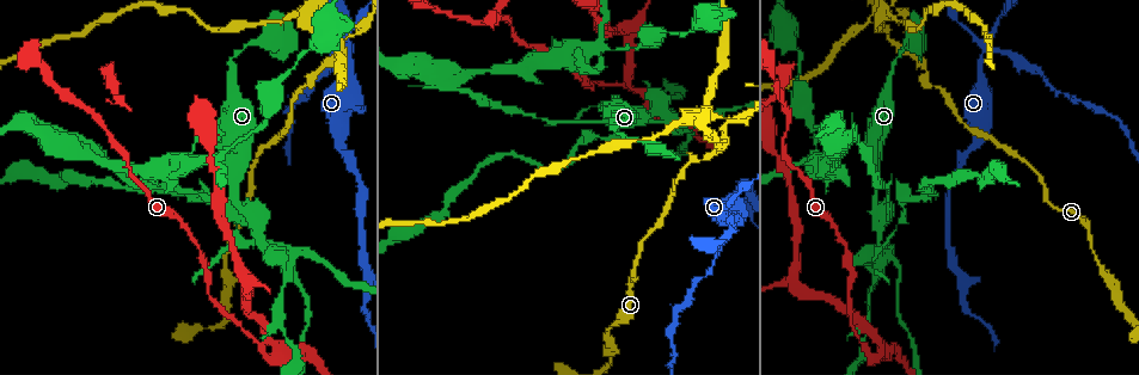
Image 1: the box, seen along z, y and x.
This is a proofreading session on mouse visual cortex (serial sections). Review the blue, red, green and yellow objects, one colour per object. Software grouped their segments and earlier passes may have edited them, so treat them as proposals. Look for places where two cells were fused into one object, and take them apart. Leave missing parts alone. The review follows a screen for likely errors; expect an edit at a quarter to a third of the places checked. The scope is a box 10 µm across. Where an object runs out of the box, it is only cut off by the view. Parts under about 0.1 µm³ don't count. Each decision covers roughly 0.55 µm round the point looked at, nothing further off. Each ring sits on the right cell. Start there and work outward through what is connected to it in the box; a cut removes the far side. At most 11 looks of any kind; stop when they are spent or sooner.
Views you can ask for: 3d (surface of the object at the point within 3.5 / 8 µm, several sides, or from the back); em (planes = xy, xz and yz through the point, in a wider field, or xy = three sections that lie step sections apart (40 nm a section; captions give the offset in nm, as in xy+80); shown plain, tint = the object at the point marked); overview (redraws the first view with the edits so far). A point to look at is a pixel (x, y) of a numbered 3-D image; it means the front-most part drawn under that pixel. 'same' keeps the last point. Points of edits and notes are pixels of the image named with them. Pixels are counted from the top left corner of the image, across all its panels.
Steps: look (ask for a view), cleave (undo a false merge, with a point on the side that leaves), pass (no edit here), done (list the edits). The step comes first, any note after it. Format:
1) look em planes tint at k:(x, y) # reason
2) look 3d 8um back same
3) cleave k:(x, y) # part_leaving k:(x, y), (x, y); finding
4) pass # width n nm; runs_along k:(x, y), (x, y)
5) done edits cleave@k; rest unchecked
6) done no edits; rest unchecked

look 3d 3.5um at 1:(350, 46) # four-way junction

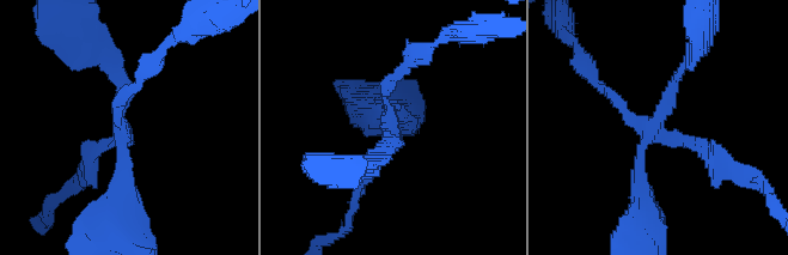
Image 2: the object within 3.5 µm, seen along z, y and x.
look em xy step 5 tint at 2:(123, 136) # arms 4; arm_widths 150, 150, 150, 300 nm; now the EM

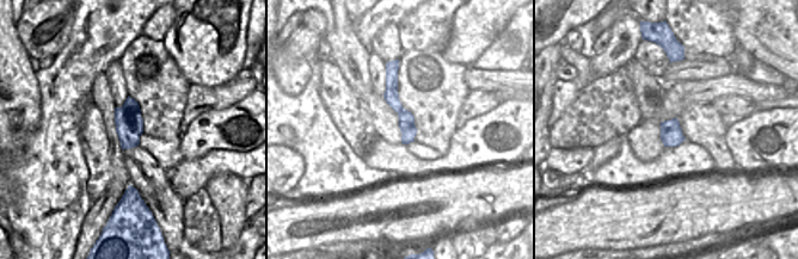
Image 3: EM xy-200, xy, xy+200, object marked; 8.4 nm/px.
look em xy step 3 tint same # another direction

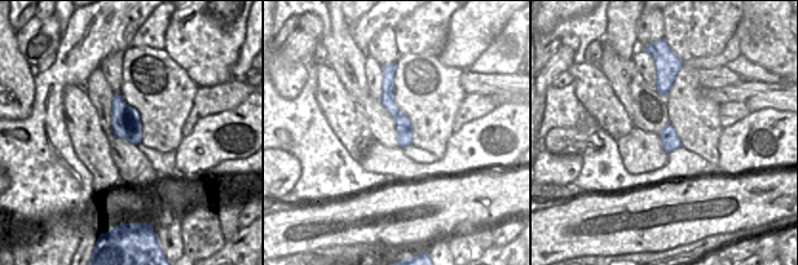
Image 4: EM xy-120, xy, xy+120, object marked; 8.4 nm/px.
cleave 2:(103, 144) # part_leaving 2:(659, 134), (696, 141), (739, 171); two cells meet here

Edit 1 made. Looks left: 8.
look overview

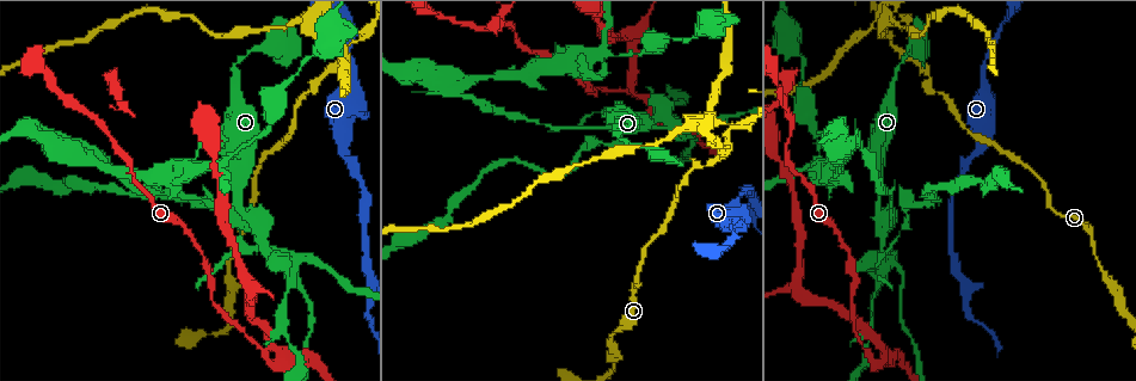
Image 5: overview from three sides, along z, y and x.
look 3d 8um at 5:(621, 141) # narrows sharply

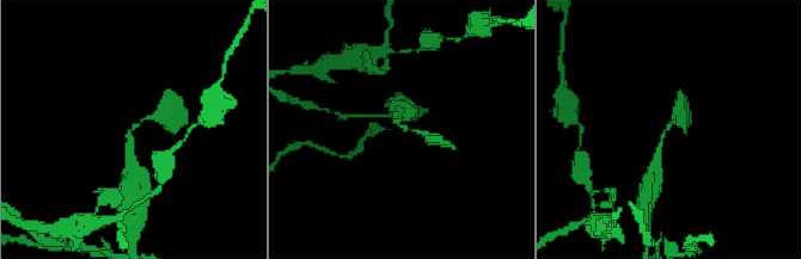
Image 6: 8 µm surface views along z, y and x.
look em xy step 5 tint same # need the tissue

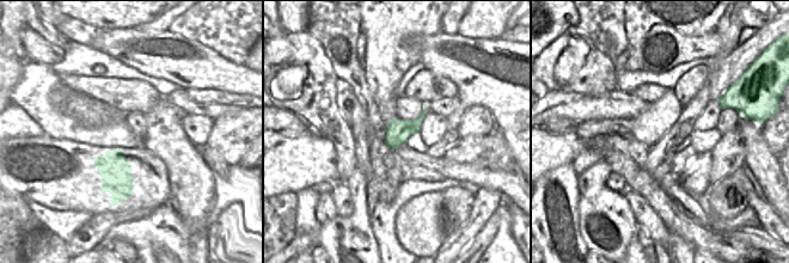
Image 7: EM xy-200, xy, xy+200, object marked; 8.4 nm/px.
pass # width 200 nm; runs_along 6:(130, 159), (130, 131), (140, 122), (163, 115); continuous, no second cell

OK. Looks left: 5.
look 3d 3.5um at 5:(930, 78) # a narrow waist

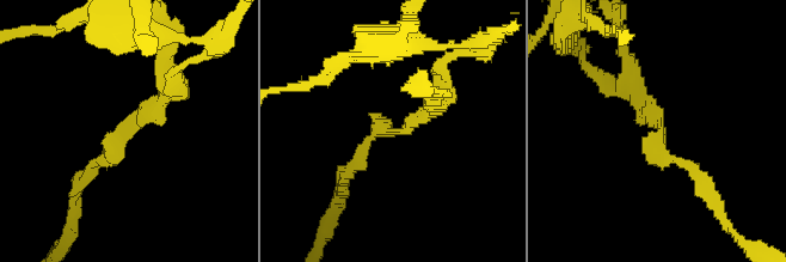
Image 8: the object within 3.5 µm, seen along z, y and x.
look em xy step 3 tint at 8:(134, 126) # arm_widths 150, 250 nm; now the EM

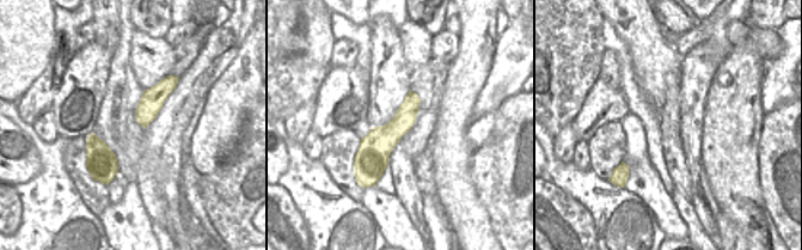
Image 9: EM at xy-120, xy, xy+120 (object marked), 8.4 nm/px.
pass # runs_along 8:(90, 168), (166, 90), (177, 90); all the same cell

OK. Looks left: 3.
look 3d 8um at 5:(885, 354) # arms run side by side

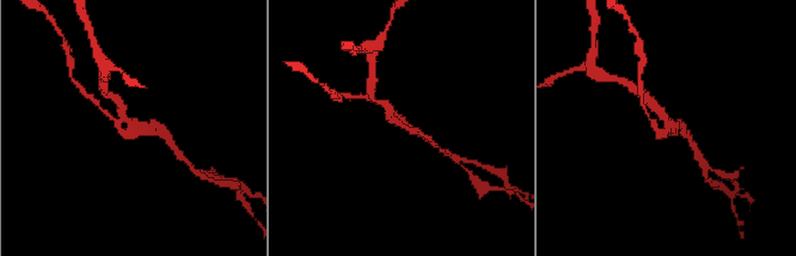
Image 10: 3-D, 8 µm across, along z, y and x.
look em planes tint same # shape alone is not enough

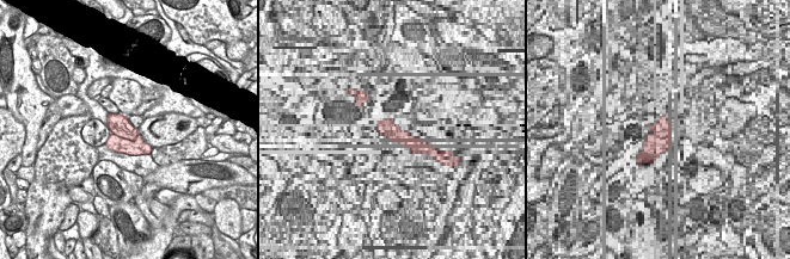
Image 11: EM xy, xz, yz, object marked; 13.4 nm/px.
cleave 10:(657, 109) # arm_widths 150, 150, 250 nm; a second cell is stuck on

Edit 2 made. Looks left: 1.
done edits cleave@2, cleave@10; rest unchecked

